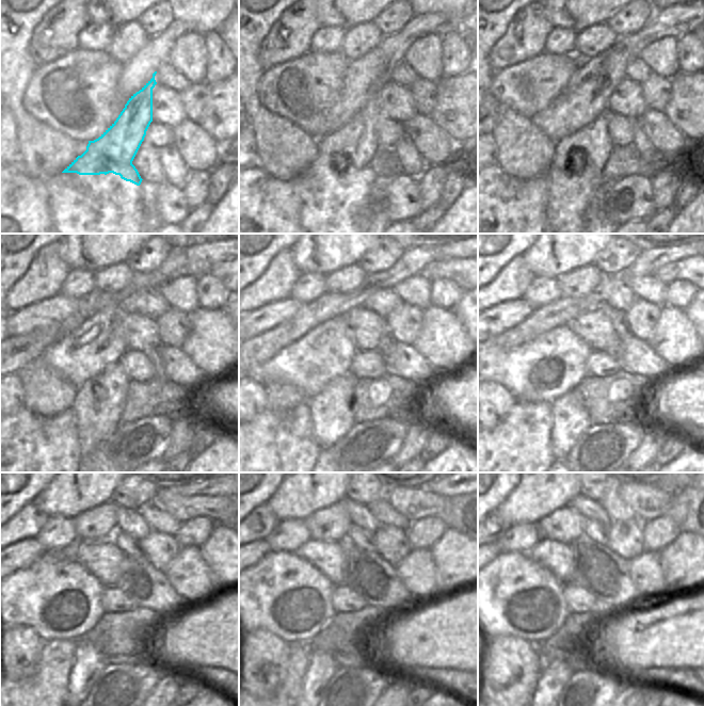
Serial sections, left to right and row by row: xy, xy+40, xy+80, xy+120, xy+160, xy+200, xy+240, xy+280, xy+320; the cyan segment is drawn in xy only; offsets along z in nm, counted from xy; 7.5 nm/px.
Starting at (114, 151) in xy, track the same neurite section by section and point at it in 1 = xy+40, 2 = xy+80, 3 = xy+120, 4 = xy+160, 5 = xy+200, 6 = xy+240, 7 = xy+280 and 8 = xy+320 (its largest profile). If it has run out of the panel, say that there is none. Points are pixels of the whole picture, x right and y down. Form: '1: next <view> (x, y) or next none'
1: next xy+40 (349, 149)
2: next xy+80 (582, 155)
3: next xy+120 (99, 402)
4: next xy+160 (332, 408)
5: next xy+200 (571, 419)
6: next xy+240 (89, 663)
7: next xy+280 (322, 667)
8: next xy+320 (556, 673)

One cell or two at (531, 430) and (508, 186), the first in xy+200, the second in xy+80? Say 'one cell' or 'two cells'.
one cell

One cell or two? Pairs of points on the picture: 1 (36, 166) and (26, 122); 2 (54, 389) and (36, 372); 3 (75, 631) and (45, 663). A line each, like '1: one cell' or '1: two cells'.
1: one cell
2: one cell
3: two cells

